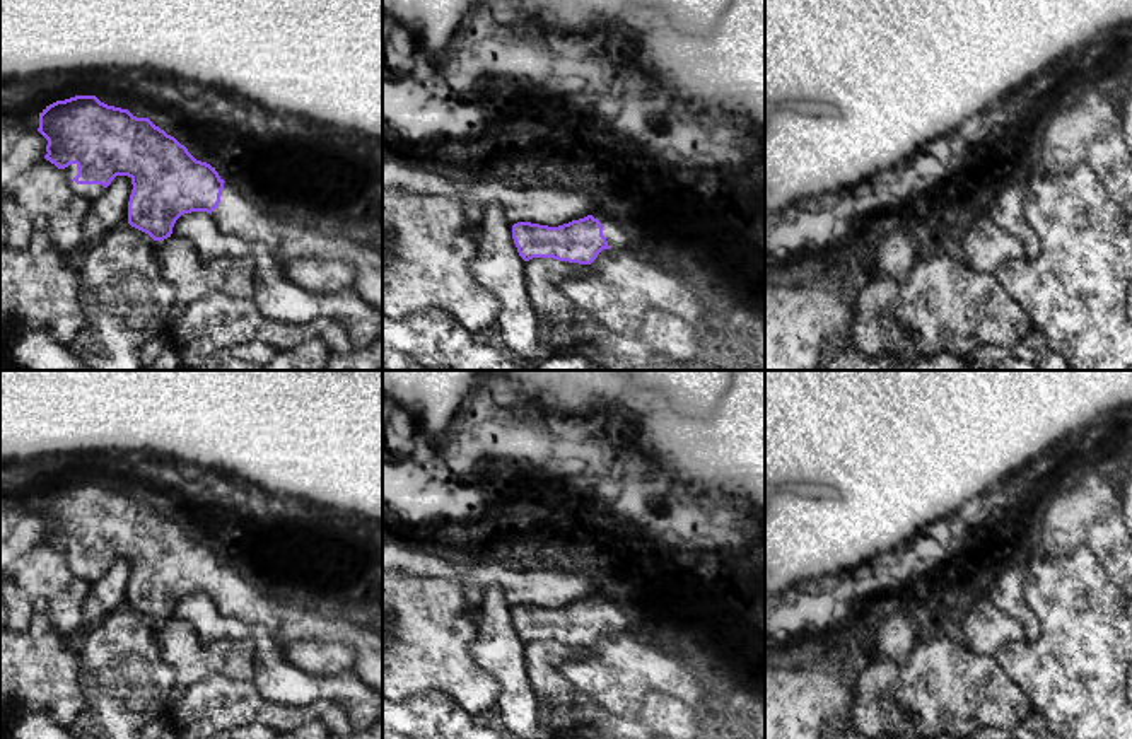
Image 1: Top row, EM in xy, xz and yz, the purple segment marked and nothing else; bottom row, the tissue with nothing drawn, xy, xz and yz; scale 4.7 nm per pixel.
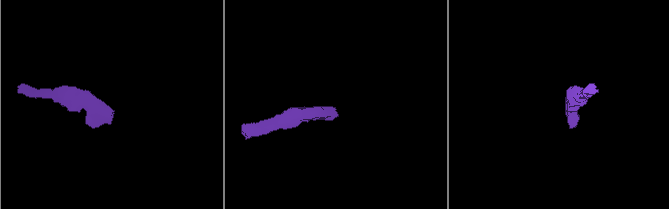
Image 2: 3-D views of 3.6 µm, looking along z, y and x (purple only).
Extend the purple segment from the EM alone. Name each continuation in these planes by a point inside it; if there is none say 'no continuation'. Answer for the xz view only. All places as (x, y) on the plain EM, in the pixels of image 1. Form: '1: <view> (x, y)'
1: xz (618, 616)

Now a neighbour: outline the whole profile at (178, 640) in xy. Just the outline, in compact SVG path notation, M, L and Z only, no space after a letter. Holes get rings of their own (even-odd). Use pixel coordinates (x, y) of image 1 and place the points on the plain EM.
M181 620L155 623L155 638L164 660L176 671L166 719L184 690L210 674L253 679L254 649L251 642L217 642L203 647L193 626Z

